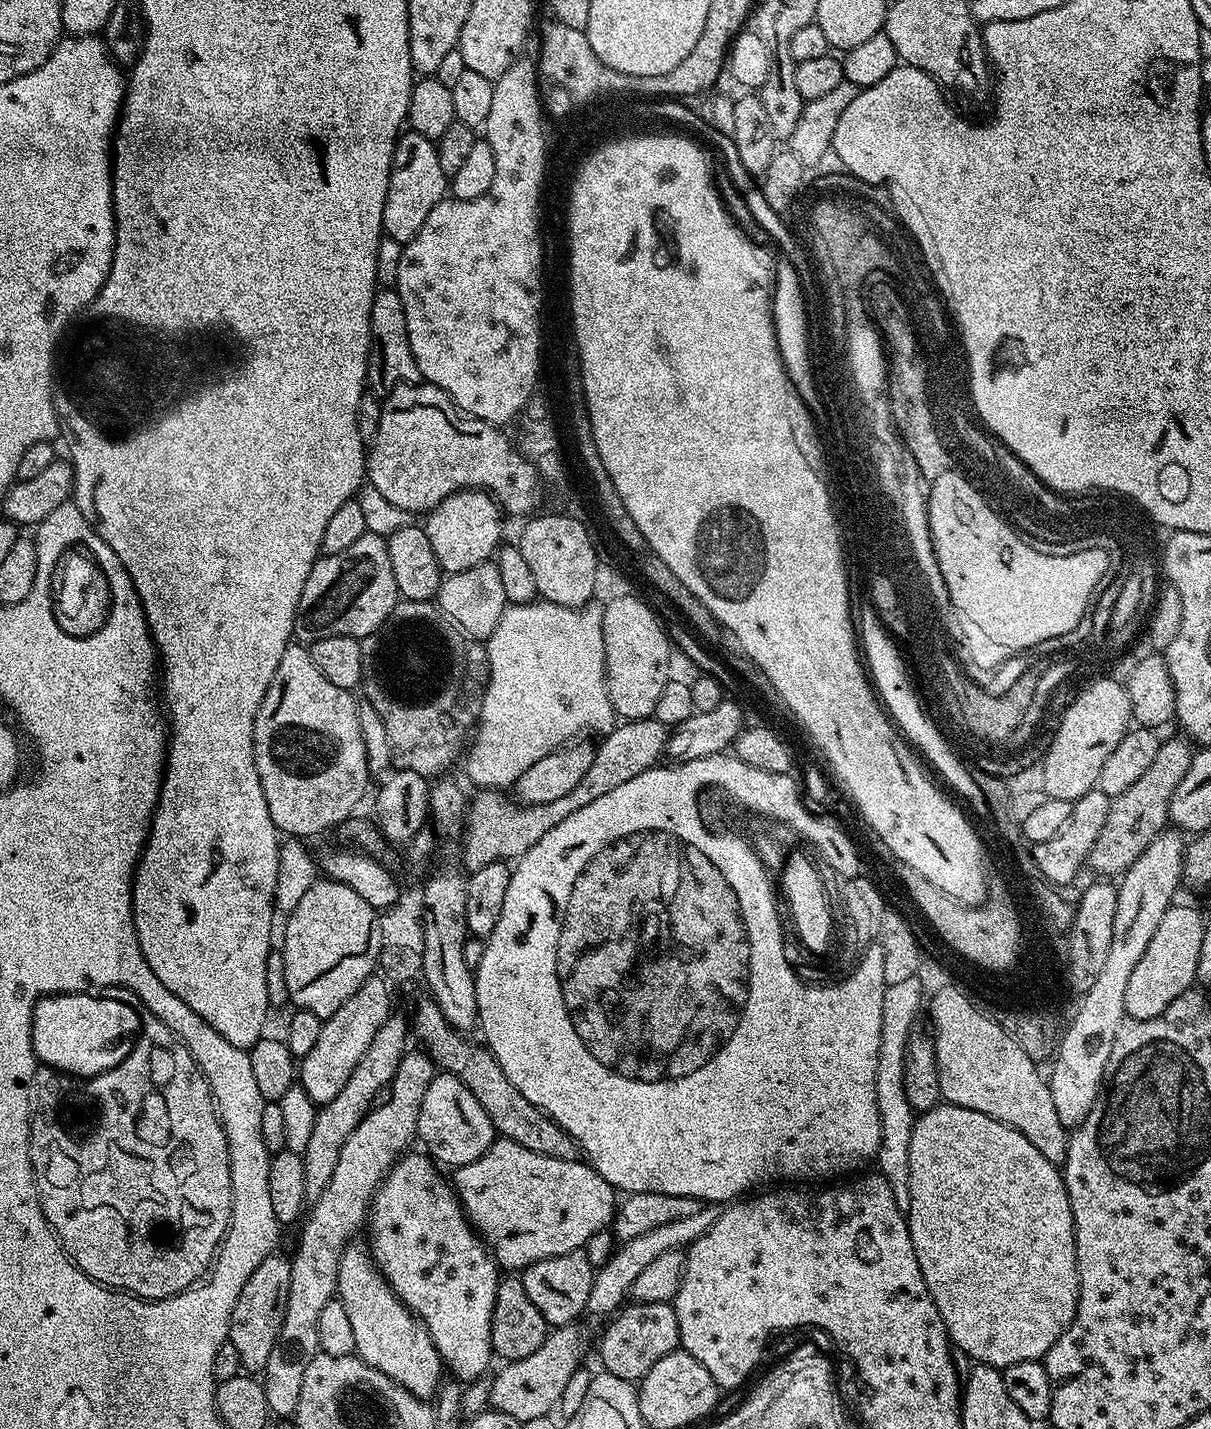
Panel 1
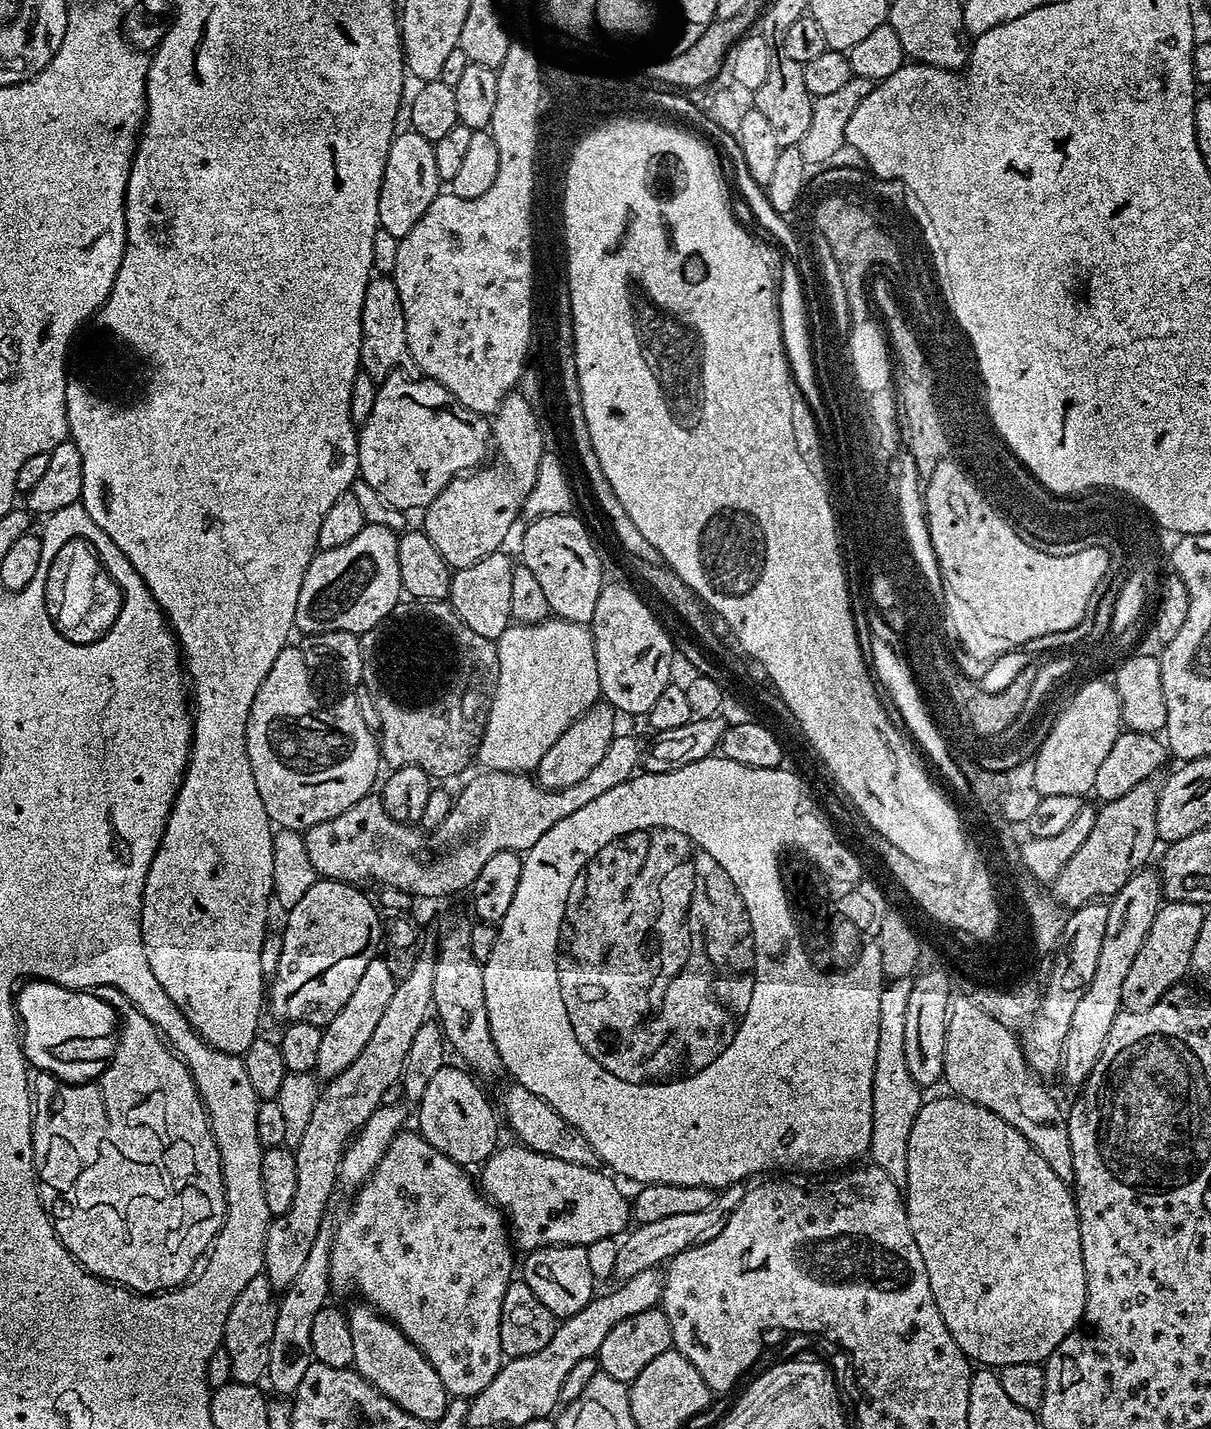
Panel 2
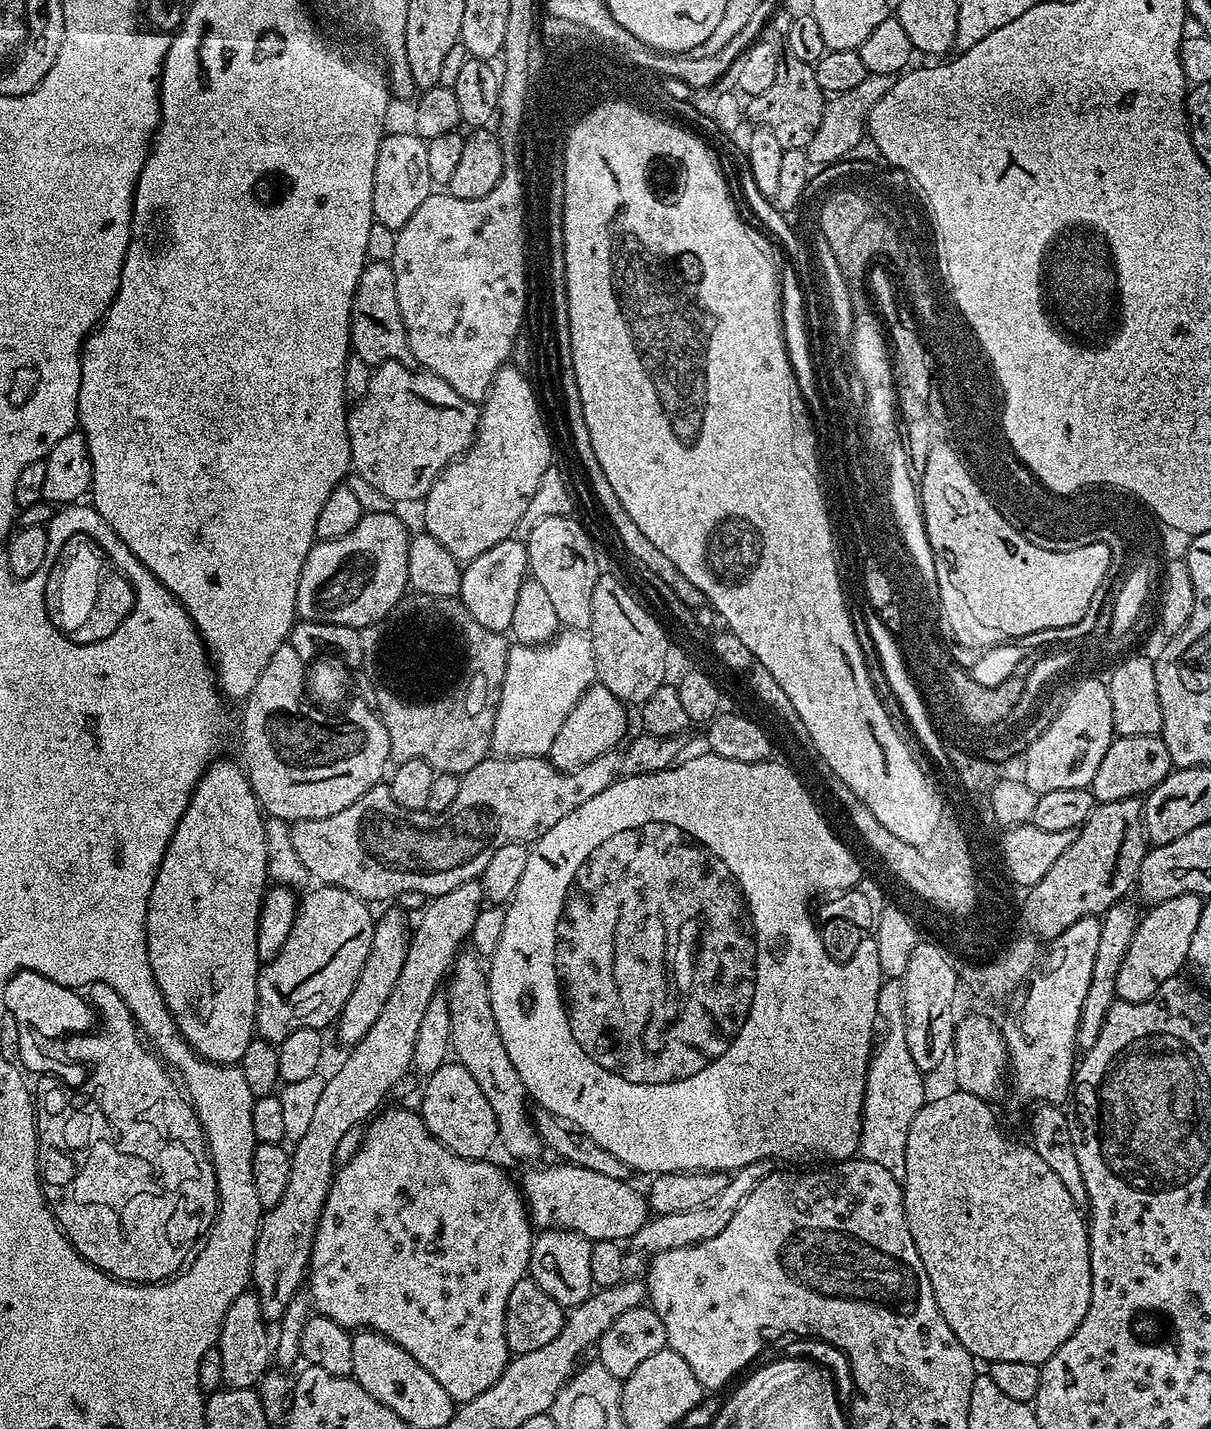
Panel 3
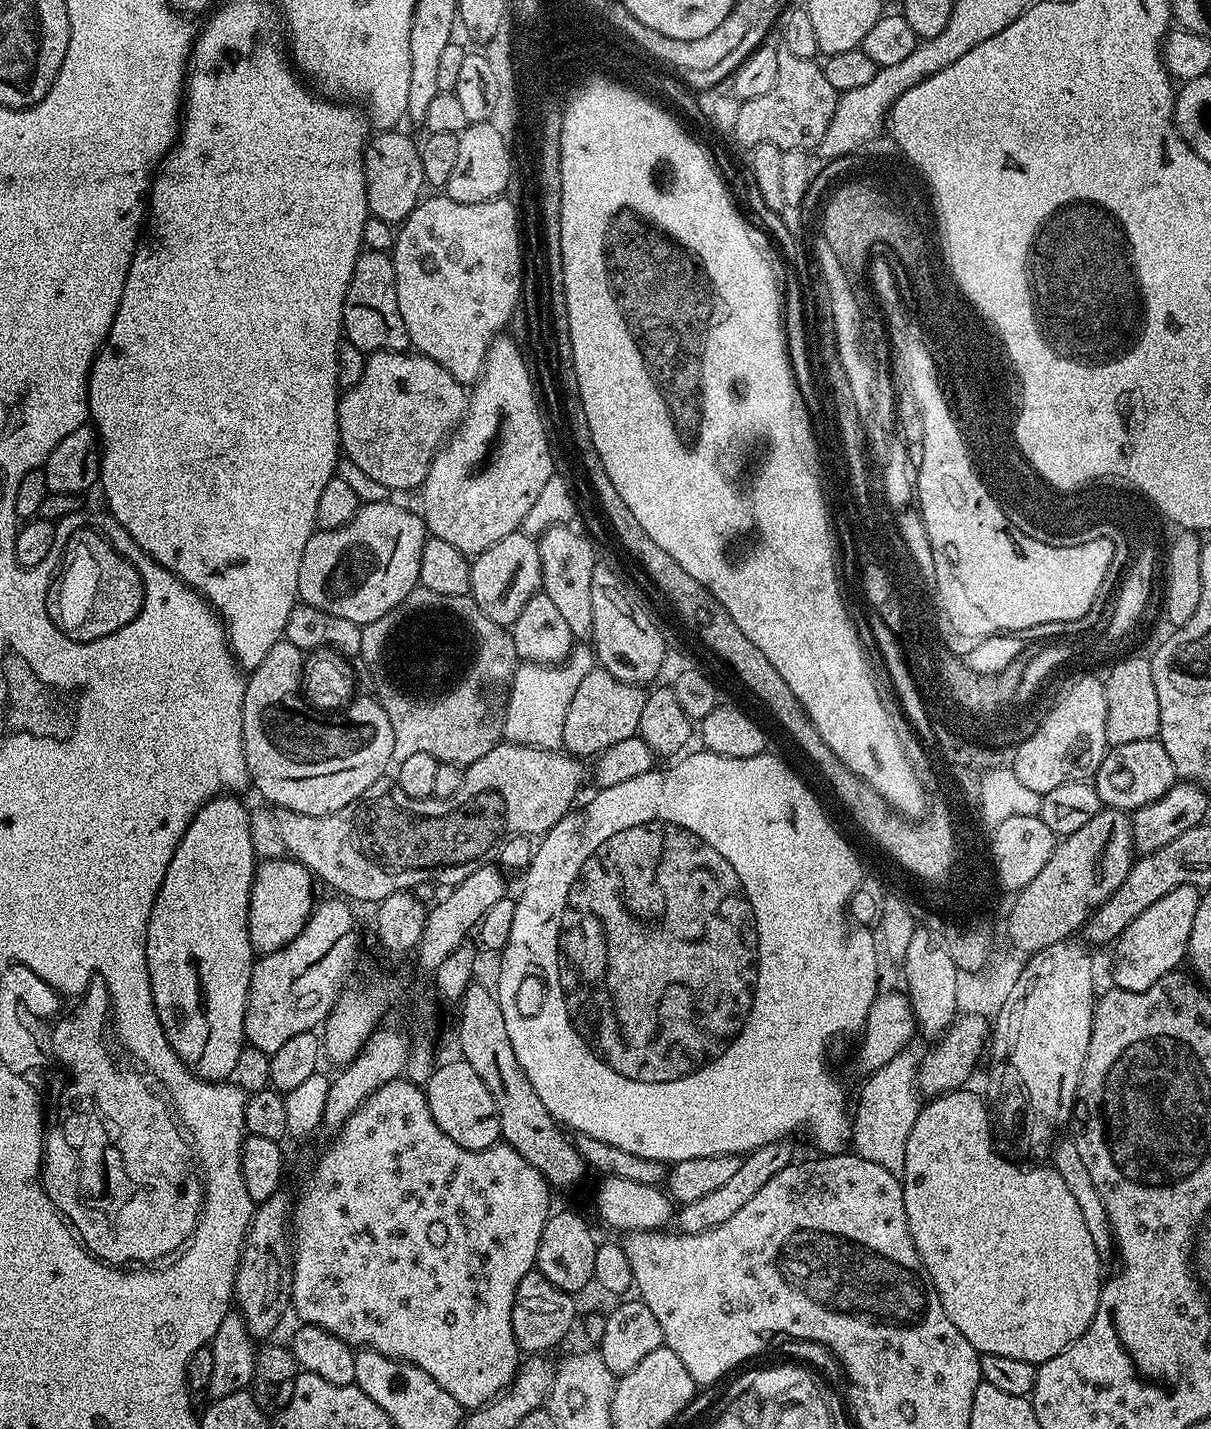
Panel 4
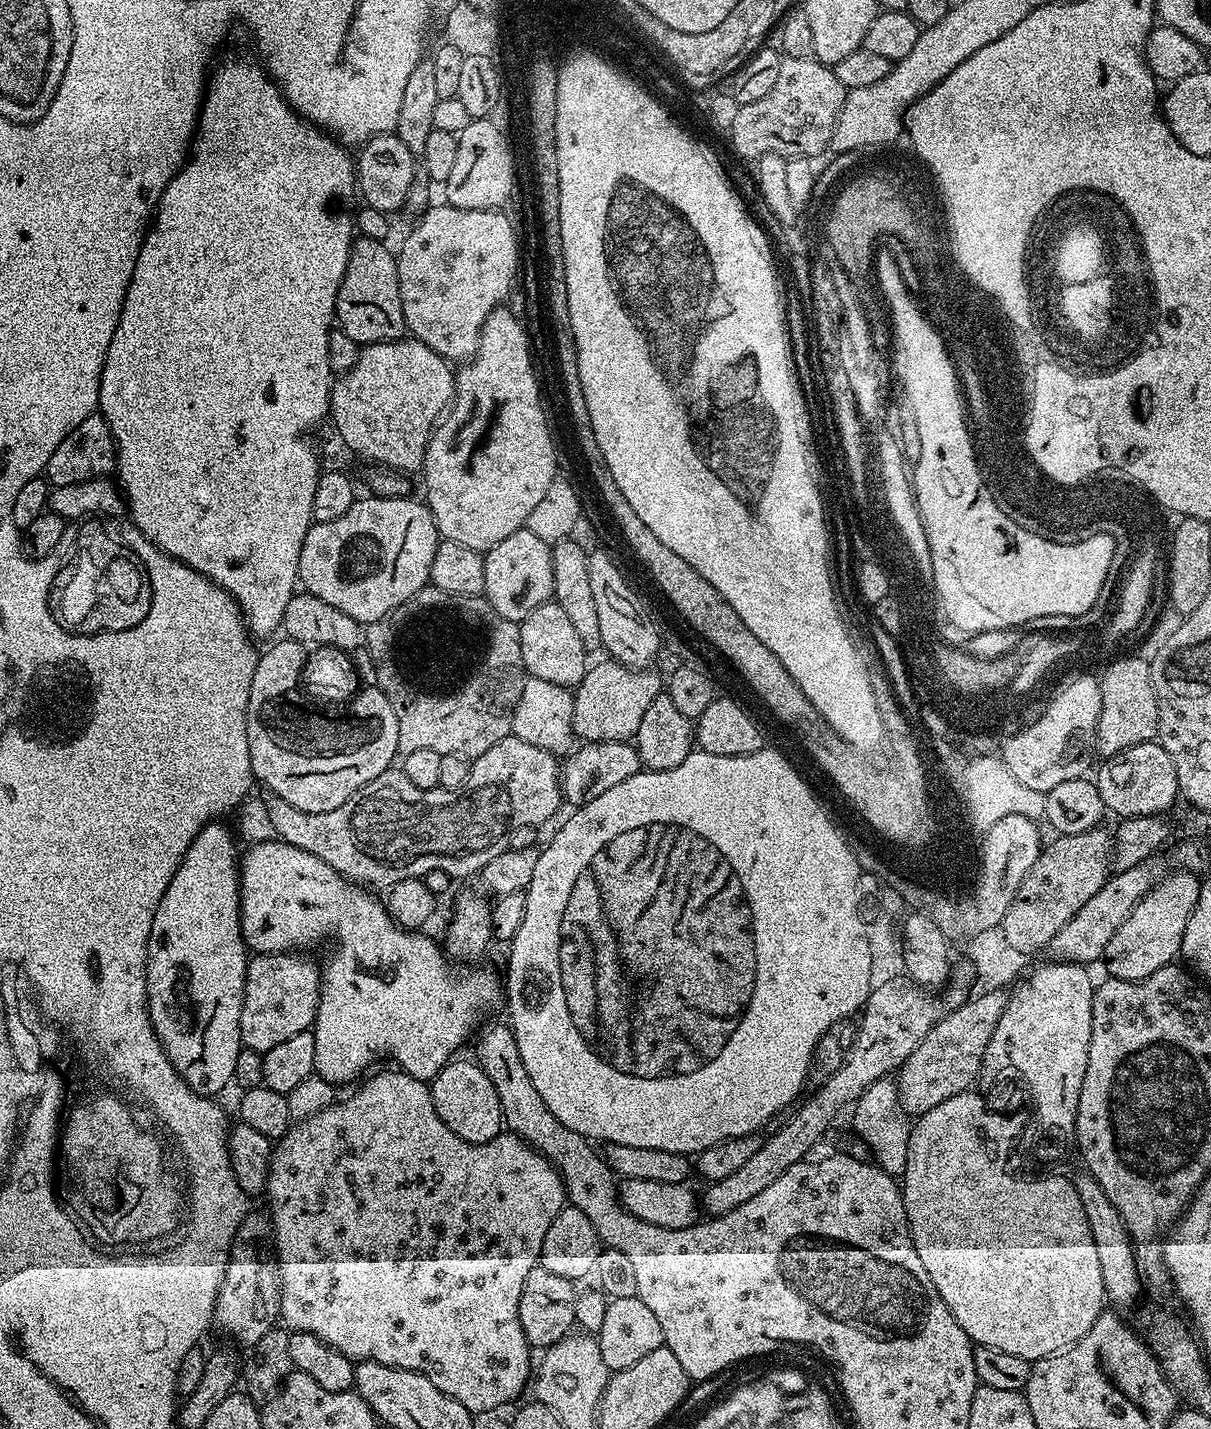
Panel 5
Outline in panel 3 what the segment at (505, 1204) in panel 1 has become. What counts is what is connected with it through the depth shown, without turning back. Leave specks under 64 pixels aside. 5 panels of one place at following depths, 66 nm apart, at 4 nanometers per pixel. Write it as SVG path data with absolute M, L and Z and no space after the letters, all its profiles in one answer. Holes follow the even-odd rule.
M552 1162L545 1168L532 1166L522 1179L522 1195L528 1205L530 1219L537 1229L565 1228L571 1232L582 1234L586 1239L594 1240L614 1240L617 1242L631 1241L638 1230L650 1218L648 1207L648 1197L643 1191L640 1192L626 1180L618 1178L606 1178L606 1174L594 1174L594 1170L579 1168L567 1162Z

